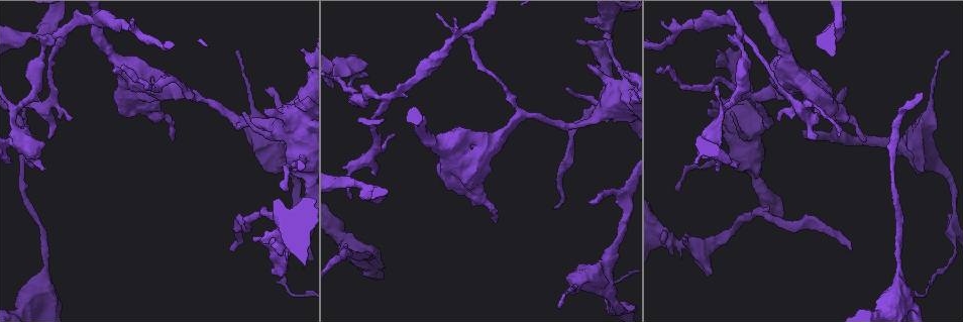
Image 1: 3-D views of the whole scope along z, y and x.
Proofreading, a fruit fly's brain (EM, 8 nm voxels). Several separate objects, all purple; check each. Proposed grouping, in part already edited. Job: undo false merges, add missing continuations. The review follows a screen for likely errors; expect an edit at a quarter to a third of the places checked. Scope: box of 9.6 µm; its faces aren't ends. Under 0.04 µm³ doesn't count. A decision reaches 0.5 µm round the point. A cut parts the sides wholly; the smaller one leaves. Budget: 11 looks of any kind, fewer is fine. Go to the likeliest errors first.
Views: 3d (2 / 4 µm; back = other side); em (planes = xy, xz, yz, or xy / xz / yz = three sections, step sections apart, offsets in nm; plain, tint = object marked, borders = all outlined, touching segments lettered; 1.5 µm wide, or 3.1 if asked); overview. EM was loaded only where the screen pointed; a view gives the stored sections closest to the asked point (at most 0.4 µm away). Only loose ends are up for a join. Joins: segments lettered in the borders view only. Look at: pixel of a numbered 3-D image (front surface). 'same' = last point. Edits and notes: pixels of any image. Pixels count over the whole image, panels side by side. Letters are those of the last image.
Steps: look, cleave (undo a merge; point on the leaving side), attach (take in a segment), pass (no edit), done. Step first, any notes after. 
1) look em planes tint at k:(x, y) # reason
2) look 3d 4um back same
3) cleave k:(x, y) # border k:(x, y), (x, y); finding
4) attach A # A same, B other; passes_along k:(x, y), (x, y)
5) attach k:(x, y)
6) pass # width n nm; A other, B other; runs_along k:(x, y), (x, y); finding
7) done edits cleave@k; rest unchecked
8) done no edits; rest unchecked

look 3d 4um at 1:(845, 89) # an open end

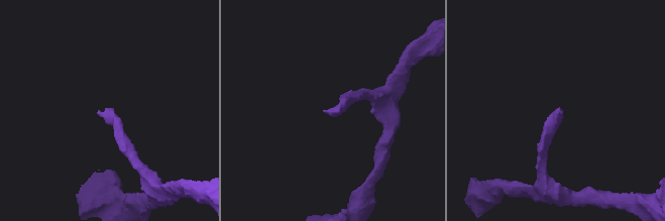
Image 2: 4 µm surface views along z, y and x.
look em yz step 8 borders at 2:(555, 114) # need the tissue

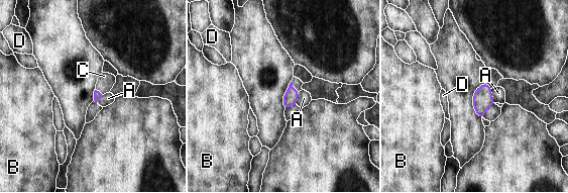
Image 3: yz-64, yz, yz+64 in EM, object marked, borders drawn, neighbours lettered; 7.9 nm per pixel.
attach C # A other, B other, C same, D other; passes_along 3:(291, 96), (292, 87), (297, 83); the cell continues

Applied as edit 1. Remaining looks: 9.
look 3d 2um at 1:(849, 248) # free end

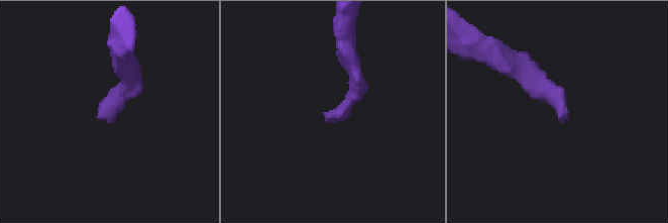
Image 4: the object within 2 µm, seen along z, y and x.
look em planes borders at 4:(557, 115) # now the EM

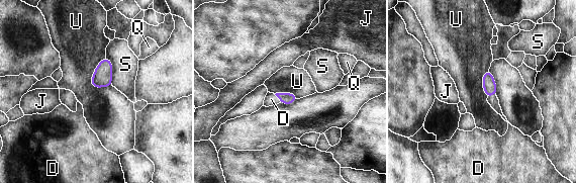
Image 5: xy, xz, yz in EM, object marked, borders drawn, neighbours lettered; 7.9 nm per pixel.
attach D # D same, J other, Q other, S other, U other; passes_along 5:(286, 98), (278, 97), (271, 99); it goes on there

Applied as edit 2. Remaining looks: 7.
done edits attach@3, attach@5; rest unchecked

